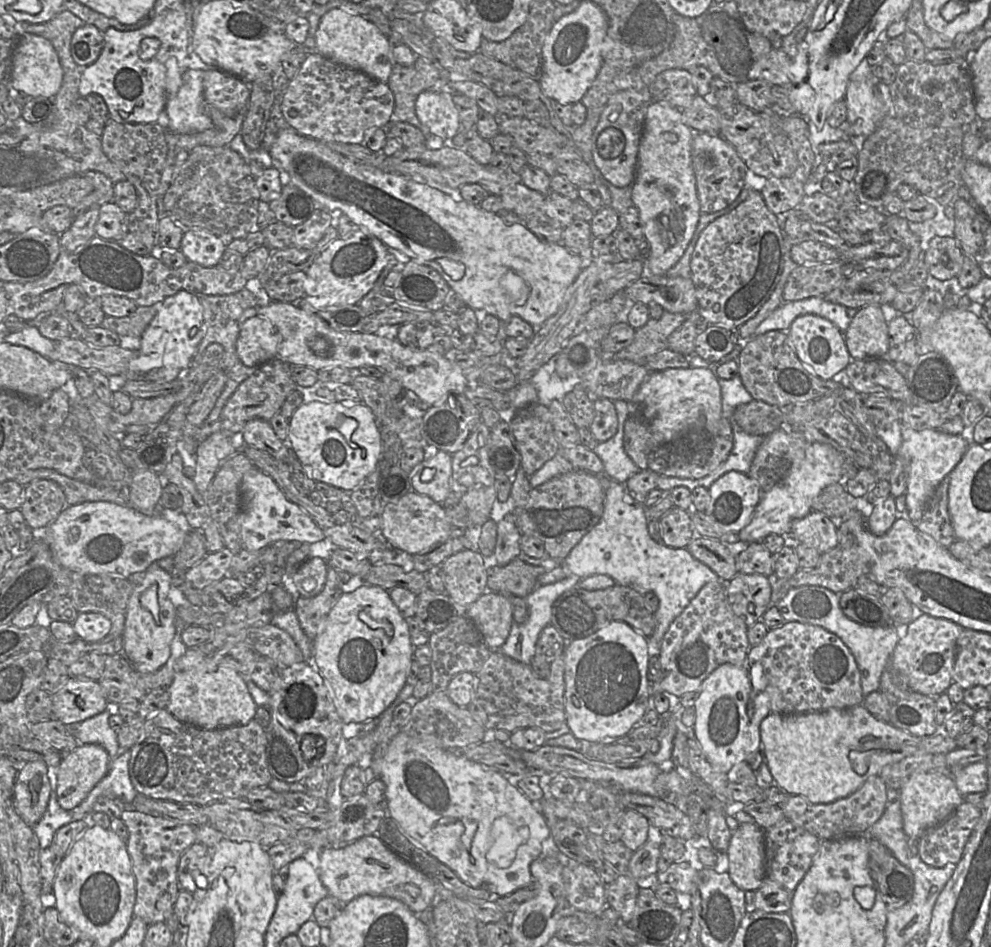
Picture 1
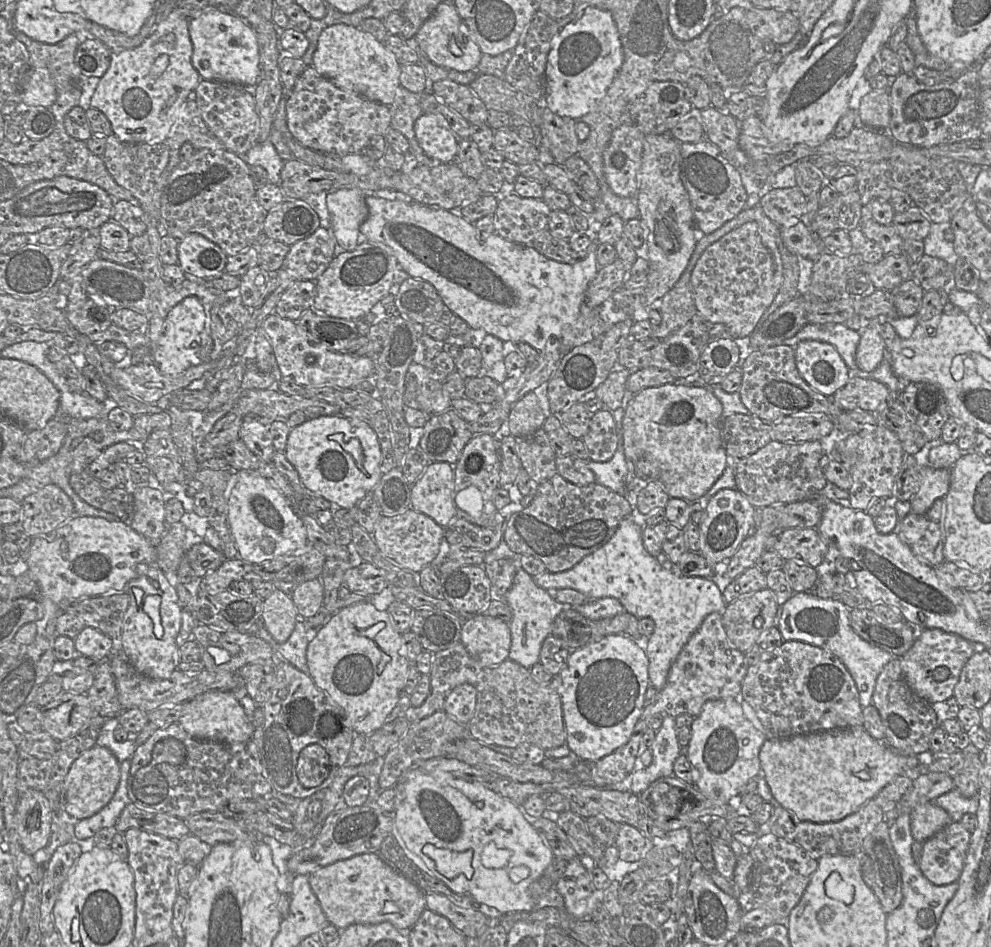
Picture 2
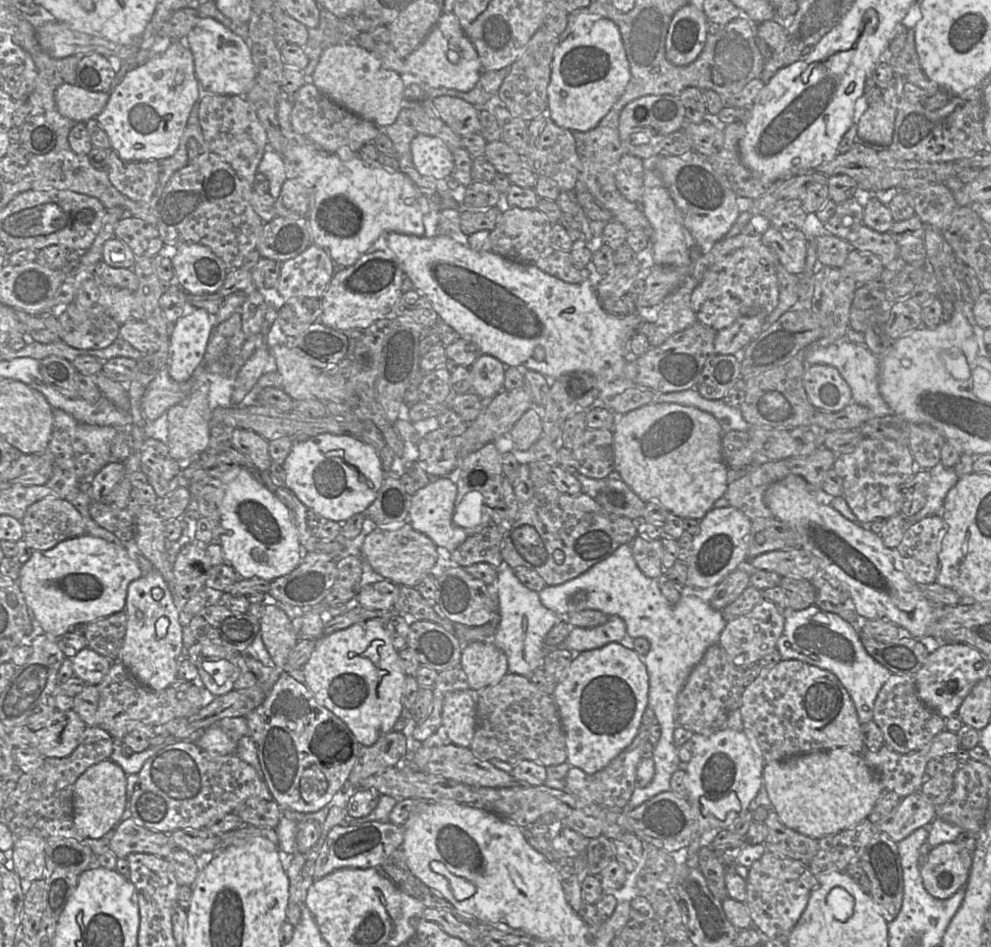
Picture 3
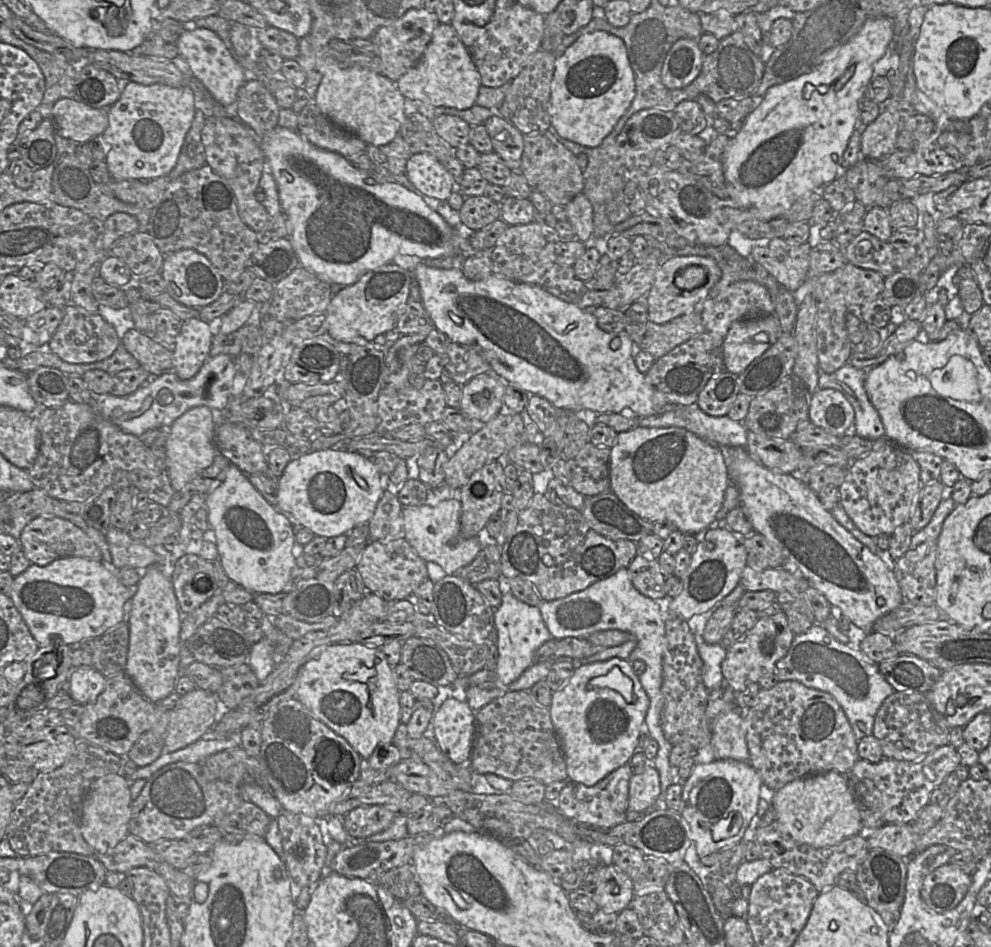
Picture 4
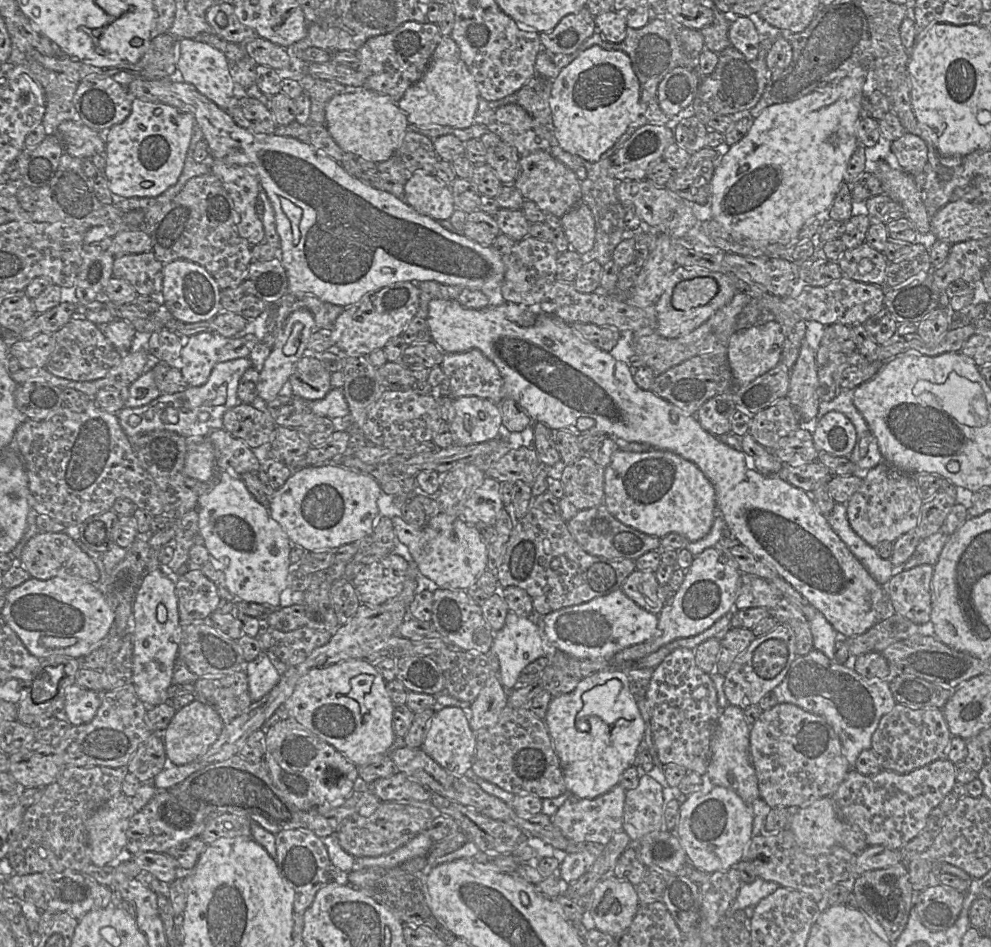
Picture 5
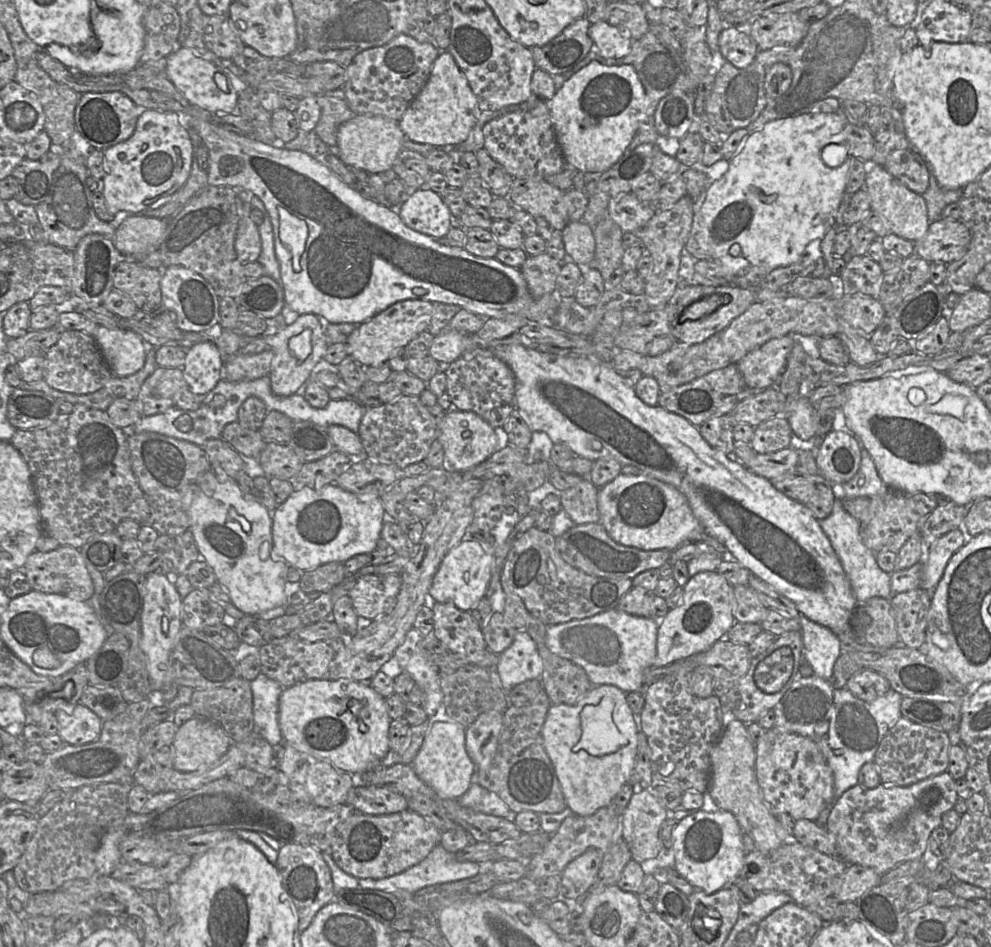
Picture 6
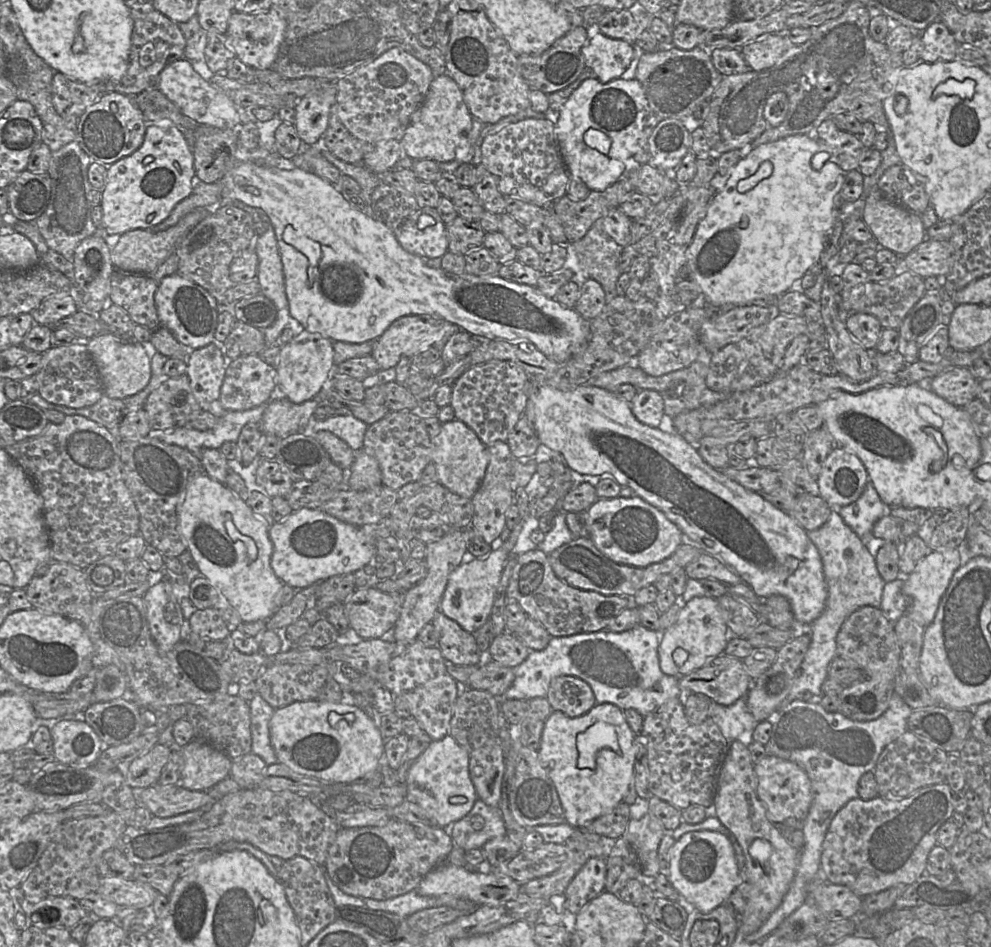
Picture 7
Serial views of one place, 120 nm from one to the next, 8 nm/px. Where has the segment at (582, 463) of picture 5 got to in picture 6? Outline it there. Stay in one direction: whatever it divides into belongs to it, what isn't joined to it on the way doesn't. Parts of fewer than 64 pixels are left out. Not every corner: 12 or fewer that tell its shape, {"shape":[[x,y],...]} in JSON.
{"shape":[[588,478],[560,492],[575,525],[599,522],[599,488]]}

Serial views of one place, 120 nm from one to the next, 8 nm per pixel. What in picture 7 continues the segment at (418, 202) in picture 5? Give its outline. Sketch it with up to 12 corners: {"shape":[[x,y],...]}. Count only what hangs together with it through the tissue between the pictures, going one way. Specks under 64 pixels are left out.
{"shape":[[423,208],[395,230],[407,252],[441,267],[448,251],[446,224],[438,214],[419,229]]}

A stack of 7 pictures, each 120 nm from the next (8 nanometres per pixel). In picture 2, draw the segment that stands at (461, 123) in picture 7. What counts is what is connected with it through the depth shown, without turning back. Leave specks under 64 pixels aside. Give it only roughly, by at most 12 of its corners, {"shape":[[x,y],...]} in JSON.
{"shape":[[442,1],[417,32],[436,65],[477,69],[482,52],[454,4]]}

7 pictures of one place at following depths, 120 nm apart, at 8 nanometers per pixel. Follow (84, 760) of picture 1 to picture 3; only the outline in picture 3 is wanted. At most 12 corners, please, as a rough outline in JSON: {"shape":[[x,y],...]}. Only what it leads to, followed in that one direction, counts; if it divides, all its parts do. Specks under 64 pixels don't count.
{"shape":[[111,758],[73,791],[74,824],[98,839],[116,828],[126,774]]}

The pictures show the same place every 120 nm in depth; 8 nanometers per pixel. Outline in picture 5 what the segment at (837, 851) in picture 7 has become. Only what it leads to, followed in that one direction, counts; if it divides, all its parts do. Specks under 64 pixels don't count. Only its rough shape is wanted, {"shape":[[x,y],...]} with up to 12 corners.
{"shape":[[947,758],[851,768],[831,796],[868,846],[900,850],[956,782]]}

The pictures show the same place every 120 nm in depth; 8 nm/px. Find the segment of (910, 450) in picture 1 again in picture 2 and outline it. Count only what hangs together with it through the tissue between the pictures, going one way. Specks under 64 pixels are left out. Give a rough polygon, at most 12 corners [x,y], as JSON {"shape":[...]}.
{"shape":[[923,465],[911,513],[923,515],[949,490],[951,469]]}

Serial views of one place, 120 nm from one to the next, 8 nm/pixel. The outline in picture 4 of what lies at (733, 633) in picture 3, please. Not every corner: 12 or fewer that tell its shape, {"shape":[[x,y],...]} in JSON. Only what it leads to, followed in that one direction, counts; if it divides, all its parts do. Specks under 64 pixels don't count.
{"shape":[[783,612],[758,618],[726,650],[739,693],[773,674],[794,634]]}

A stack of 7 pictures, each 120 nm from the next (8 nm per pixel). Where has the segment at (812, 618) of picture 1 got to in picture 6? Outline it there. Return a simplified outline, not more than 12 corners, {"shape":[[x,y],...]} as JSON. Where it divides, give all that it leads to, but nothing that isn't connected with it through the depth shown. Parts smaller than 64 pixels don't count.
{"shape":[[800,675],[774,727],[812,739],[833,772],[833,800],[858,784],[902,717],[890,688],[874,701]]}

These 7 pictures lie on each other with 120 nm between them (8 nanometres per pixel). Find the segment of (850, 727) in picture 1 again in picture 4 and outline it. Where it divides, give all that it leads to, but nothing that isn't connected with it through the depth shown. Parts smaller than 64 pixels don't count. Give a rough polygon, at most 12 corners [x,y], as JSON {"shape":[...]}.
{"shape":[[846,775],[795,780],[773,793],[776,821],[813,848],[861,829]]}

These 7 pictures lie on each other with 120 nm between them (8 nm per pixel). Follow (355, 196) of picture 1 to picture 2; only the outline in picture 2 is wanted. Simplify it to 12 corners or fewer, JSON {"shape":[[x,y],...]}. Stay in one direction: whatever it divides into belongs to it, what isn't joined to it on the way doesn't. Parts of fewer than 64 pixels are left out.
{"shape":[[396,190],[366,195],[385,245],[471,330],[538,353],[631,314],[585,304],[596,246],[557,262]]}

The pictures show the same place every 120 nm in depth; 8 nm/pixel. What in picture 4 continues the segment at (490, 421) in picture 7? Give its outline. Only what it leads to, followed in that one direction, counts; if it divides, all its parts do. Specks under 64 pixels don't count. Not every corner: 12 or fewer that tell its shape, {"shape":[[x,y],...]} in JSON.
{"shape":[[449,342],[441,358],[464,386],[492,367],[476,344]]}

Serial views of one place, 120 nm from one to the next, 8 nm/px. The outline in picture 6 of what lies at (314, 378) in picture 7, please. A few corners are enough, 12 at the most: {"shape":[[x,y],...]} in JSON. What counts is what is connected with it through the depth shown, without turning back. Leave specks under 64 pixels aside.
{"shape":[[299,315],[264,339],[280,397],[298,393],[326,354],[318,316]]}

